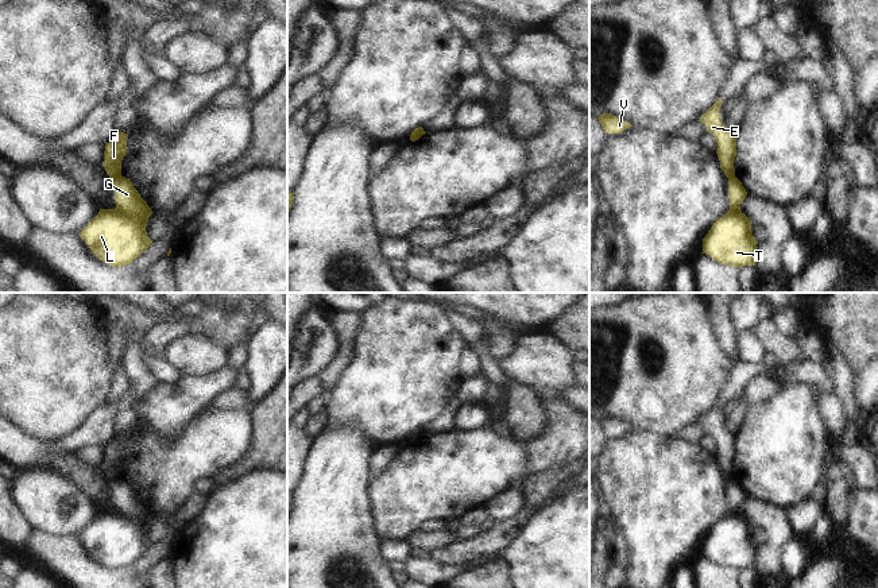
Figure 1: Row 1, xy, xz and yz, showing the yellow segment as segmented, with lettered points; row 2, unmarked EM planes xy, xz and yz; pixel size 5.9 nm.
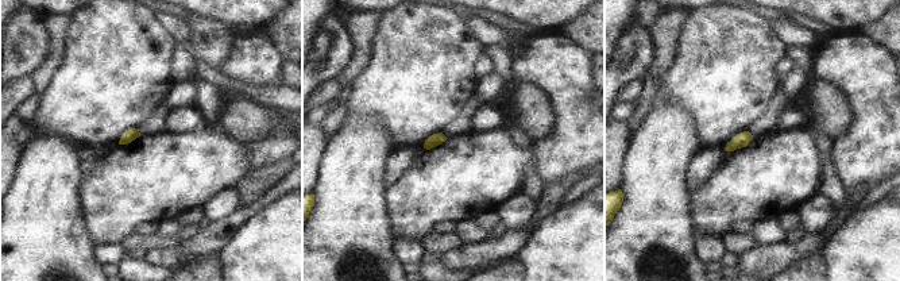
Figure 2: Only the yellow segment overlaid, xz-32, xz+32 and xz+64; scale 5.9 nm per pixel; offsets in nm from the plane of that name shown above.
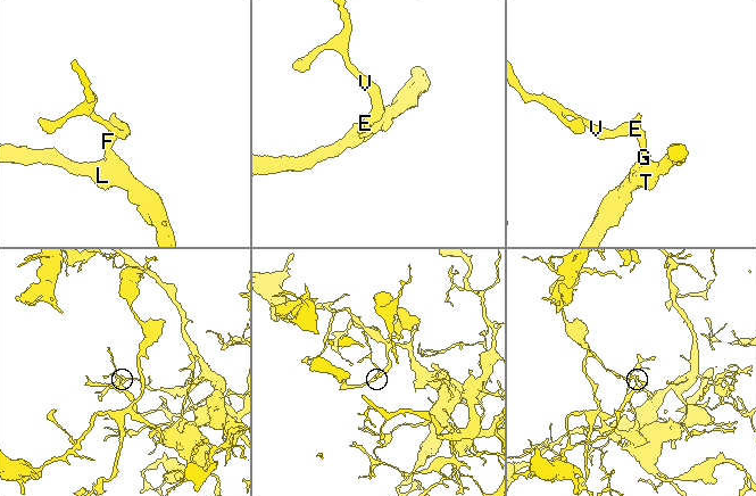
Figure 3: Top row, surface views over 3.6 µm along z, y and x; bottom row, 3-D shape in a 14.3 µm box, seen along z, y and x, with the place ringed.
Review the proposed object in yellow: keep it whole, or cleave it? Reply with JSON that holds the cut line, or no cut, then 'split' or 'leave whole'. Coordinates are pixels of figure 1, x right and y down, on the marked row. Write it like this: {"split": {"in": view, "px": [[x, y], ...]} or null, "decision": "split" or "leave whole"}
{"split": {"in": "xy", "px": [[120, 174], [111, 180]]}, "decision": "split"}

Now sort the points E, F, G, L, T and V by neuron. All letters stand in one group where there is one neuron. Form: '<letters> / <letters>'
E F V / G L T

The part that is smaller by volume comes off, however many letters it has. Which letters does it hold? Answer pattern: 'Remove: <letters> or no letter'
Remove: E, F, V

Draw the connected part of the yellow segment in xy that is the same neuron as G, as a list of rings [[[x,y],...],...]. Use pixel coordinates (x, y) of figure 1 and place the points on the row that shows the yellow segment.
[[[119,175],[112,178],[111,183],[115,192],[116,208],[100,208],[98,214],[78,235],[100,260],[112,267],[121,267],[131,264],[152,244],[146,232],[152,210],[128,178]]]

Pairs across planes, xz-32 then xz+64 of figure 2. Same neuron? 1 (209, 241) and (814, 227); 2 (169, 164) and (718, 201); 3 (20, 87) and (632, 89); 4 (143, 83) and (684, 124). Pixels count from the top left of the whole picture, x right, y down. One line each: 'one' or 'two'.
1: two
2: one
3: one
4: two

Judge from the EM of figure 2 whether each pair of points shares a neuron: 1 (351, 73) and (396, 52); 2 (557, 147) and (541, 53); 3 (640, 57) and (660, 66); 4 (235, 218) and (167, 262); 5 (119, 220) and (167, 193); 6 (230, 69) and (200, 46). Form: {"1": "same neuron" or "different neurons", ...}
{"1": "different neurons", "2": "same neuron", "3": "different neurons", "4": "same neuron", "5": "same neuron", "6": "different neurons"}

